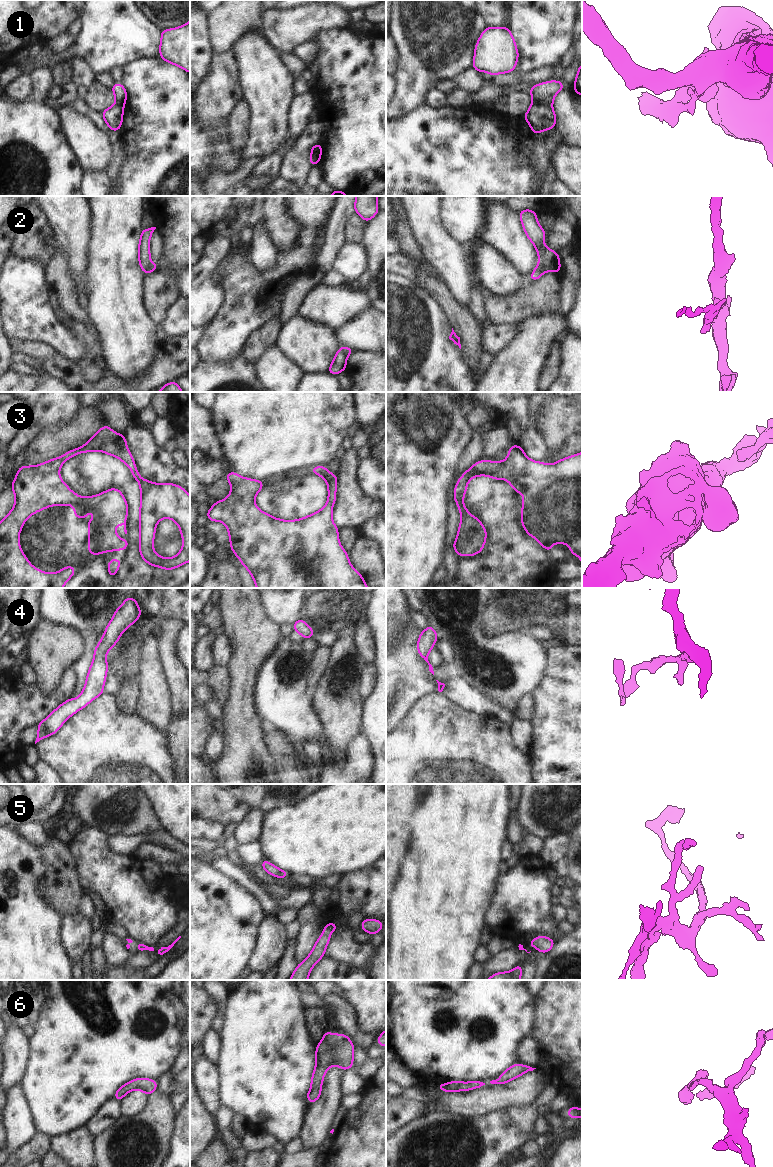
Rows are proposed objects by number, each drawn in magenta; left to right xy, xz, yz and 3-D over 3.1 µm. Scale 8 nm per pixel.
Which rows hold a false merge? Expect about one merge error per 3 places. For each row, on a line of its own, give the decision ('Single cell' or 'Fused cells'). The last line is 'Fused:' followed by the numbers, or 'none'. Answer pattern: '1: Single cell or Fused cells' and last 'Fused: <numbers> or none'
1: Fused cells
2: Fused cells
3: Single cell
4: Single cell
5: Single cell
6: Single cell
Fused: 1, 2.

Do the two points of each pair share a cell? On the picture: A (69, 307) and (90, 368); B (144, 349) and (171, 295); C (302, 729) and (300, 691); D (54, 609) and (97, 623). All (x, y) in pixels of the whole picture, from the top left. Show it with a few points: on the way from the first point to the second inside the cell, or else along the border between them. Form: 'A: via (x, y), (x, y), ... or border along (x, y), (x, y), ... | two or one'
A: via (78, 322), (90, 339), (90, 353) | one
B: border along (144, 302), (146, 313), (155, 324) | two
C: via (300, 720), (300, 700) | one
D: via (65, 609), (71, 609), (83, 620), (86, 620) | one

